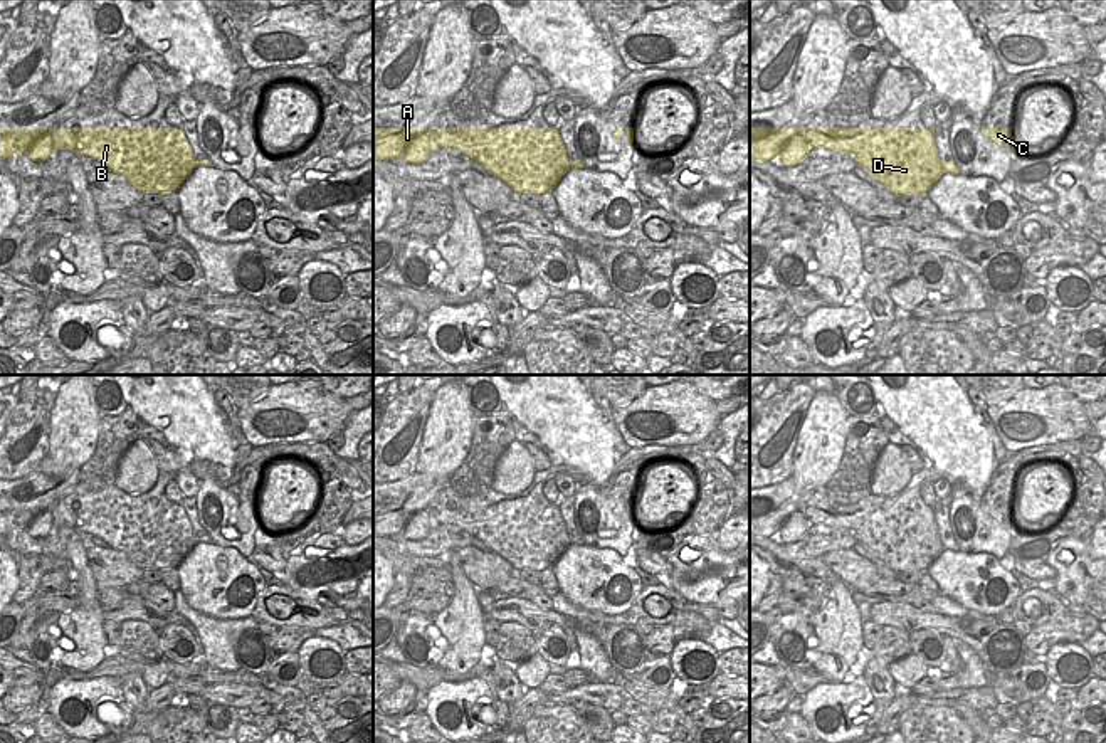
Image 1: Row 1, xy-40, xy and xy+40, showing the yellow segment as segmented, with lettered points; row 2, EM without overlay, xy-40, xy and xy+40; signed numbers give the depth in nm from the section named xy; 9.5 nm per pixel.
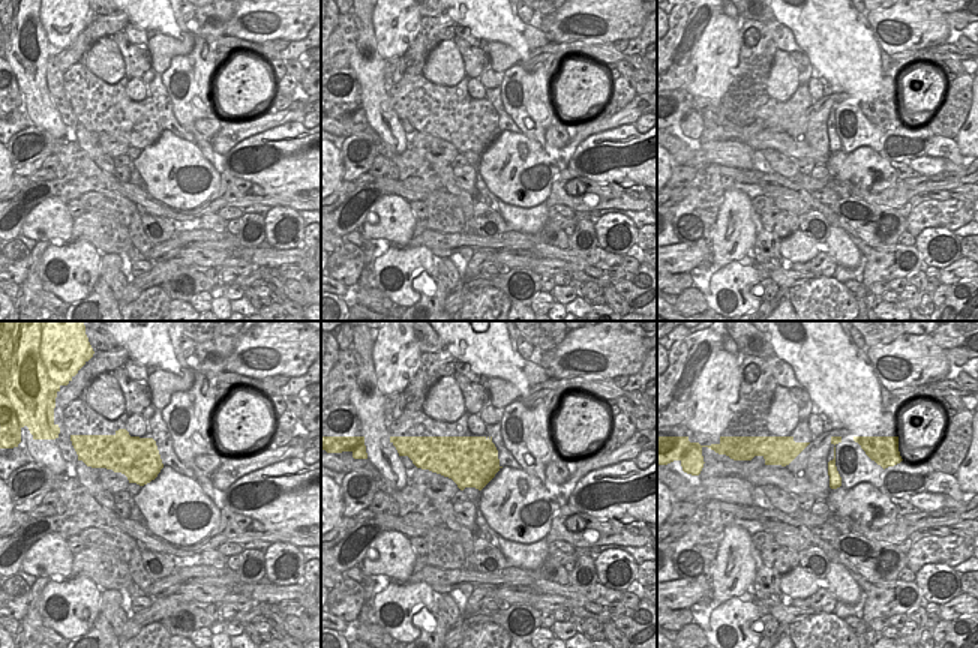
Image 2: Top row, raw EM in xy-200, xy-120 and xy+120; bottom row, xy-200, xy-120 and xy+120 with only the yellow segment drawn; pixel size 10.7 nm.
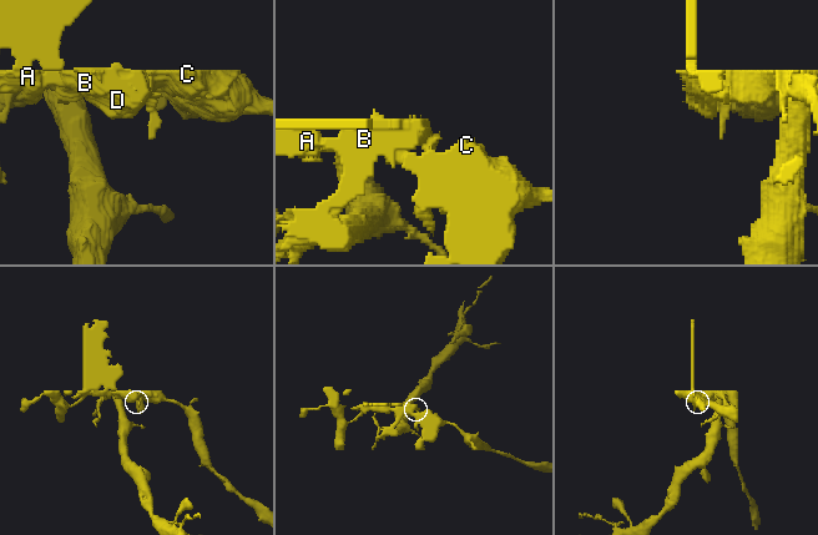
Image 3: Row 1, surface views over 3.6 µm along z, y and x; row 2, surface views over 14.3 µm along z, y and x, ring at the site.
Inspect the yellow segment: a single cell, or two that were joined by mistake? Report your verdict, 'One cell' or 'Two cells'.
Two cells

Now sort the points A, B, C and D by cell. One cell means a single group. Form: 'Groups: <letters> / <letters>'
Groups: A B D / C

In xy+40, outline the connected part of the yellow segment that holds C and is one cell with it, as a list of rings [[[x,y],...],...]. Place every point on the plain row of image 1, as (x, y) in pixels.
[[[982,504],[982,511],[987,513],[992,519],[1015,528],[1012,504]]]

